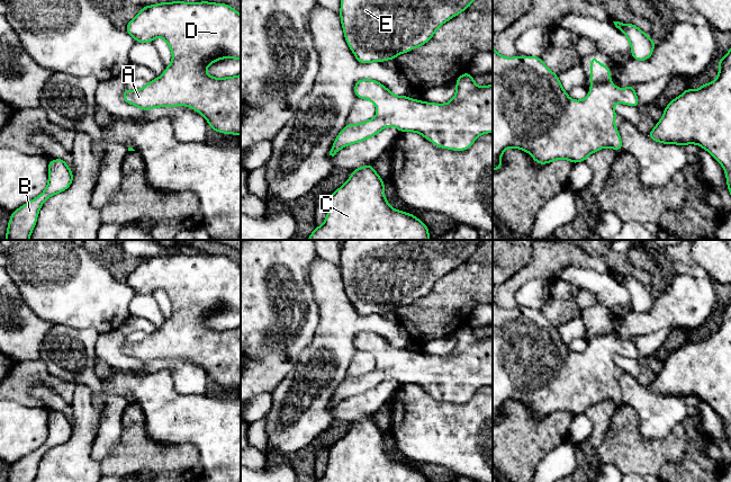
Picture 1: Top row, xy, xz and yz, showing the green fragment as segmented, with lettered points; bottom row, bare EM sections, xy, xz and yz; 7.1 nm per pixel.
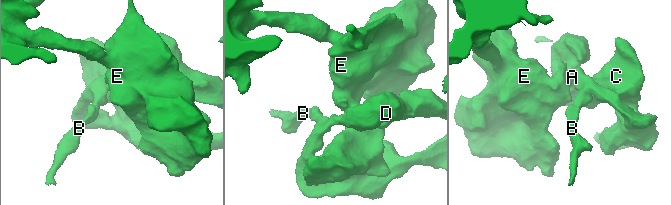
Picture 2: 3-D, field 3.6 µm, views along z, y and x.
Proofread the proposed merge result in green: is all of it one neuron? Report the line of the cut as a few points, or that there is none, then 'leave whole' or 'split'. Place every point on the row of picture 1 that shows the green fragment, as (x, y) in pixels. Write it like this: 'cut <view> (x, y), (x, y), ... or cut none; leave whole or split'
cut none; leave whole

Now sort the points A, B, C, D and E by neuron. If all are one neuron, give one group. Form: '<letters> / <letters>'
A B C D E

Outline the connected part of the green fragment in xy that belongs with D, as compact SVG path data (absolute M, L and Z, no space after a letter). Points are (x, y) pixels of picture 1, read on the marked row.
M183 1L168 2L145 6L141 11L126 25L125 29L129 35L134 37L137 43L152 43L156 37L162 37L169 45L172 52L172 63L165 68L161 77L155 78L153 81L147 82L139 90L126 89L123 92L123 99L128 105L134 105L142 110L148 110L156 107L175 107L175 106L188 106L197 113L201 114L208 122L209 126L218 133L241 135L241 74L227 78L214 78L207 74L207 66L220 59L237 59L241 61L241 15L227 3L214 3L208 1L188 3Z

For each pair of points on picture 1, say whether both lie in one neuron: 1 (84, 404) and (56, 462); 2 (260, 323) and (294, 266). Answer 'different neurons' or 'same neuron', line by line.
1: same neuron
2: same neuron

